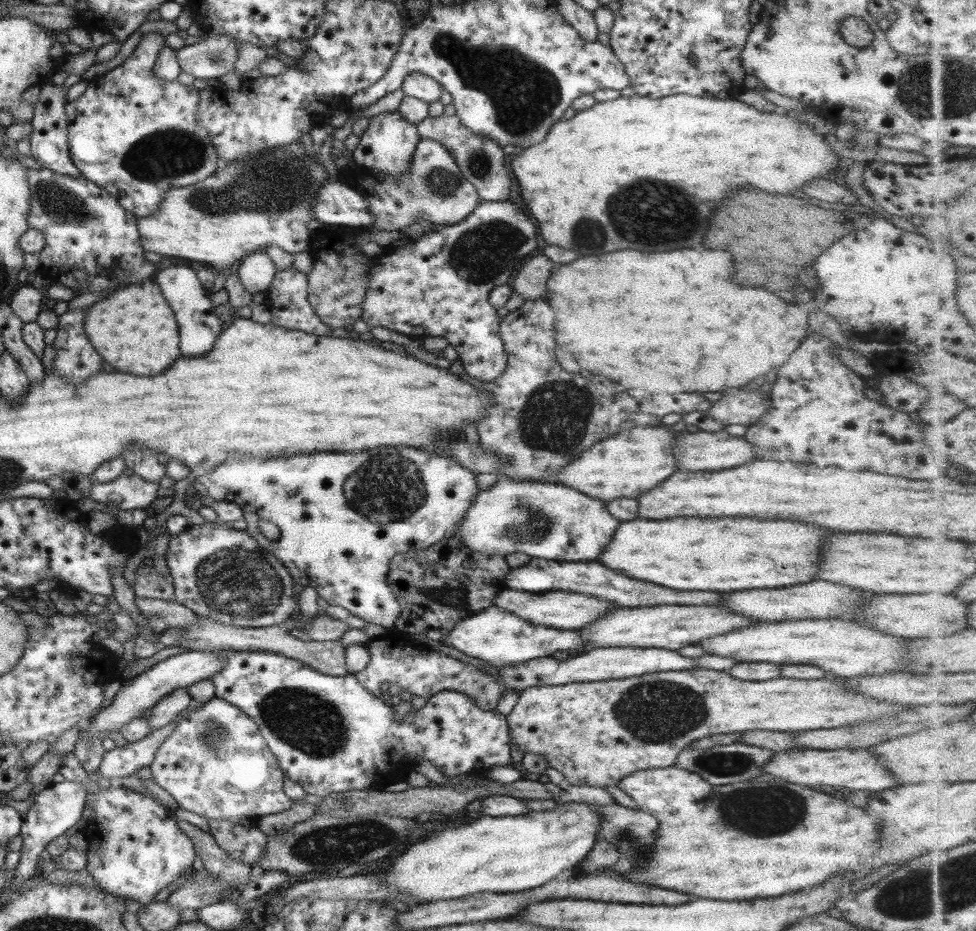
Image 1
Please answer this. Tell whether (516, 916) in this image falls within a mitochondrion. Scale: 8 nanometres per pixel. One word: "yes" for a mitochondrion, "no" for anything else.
no

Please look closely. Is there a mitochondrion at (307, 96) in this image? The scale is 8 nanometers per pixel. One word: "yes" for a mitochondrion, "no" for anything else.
no

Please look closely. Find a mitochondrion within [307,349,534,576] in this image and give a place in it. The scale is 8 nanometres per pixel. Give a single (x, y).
(387, 485)

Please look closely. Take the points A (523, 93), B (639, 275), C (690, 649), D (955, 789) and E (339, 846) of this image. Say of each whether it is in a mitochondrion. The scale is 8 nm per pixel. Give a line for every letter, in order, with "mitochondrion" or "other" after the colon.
A: mitochondrion
B: other
C: other
D: other
E: mitochondrion

